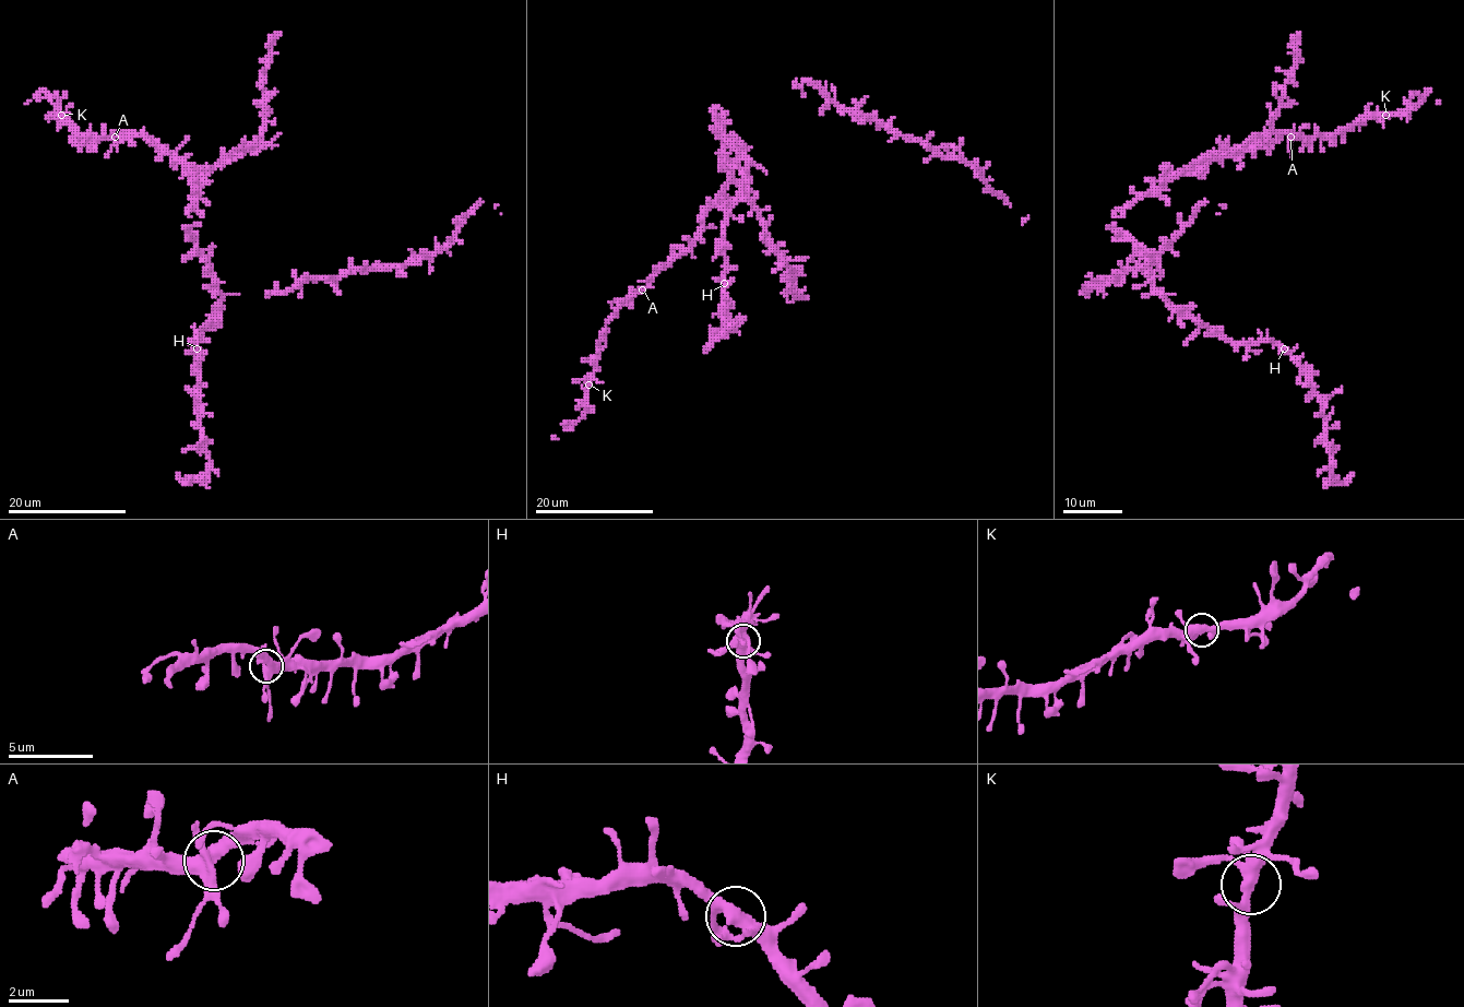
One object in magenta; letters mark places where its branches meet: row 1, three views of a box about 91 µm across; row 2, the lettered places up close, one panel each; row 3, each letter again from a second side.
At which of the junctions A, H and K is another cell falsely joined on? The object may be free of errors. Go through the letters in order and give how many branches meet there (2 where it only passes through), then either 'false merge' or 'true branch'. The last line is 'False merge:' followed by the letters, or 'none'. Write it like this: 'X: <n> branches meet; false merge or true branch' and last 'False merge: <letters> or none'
A: 5 branches meet; true branch
H: 5 branches meet; true branch
K: 5 branches meet; true branch
False merge: none

